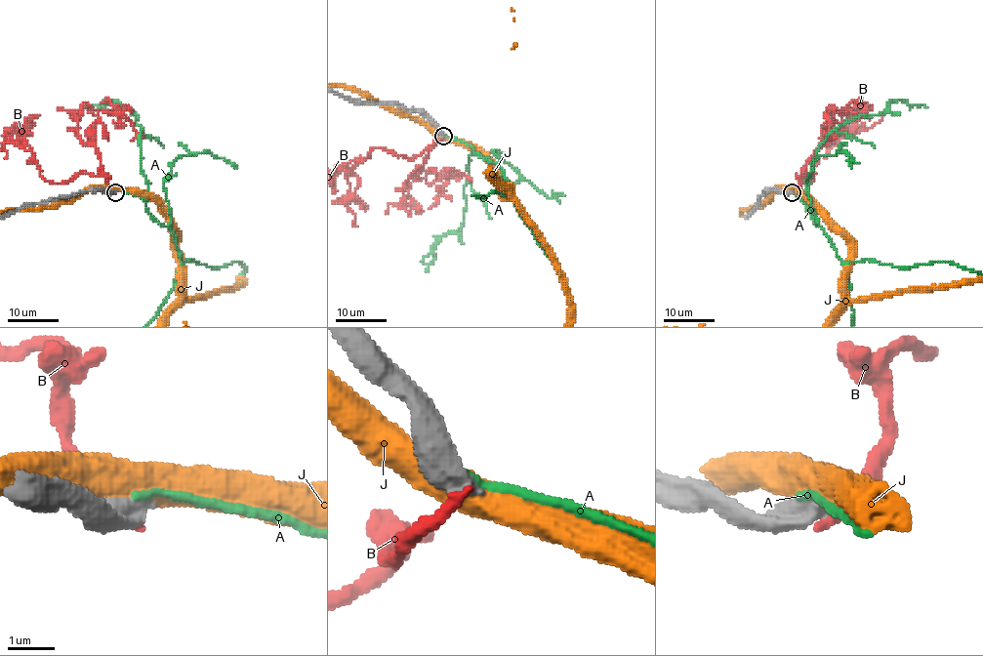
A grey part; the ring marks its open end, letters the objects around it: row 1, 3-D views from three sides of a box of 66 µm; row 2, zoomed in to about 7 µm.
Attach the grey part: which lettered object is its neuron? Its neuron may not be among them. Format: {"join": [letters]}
{"join": []}

